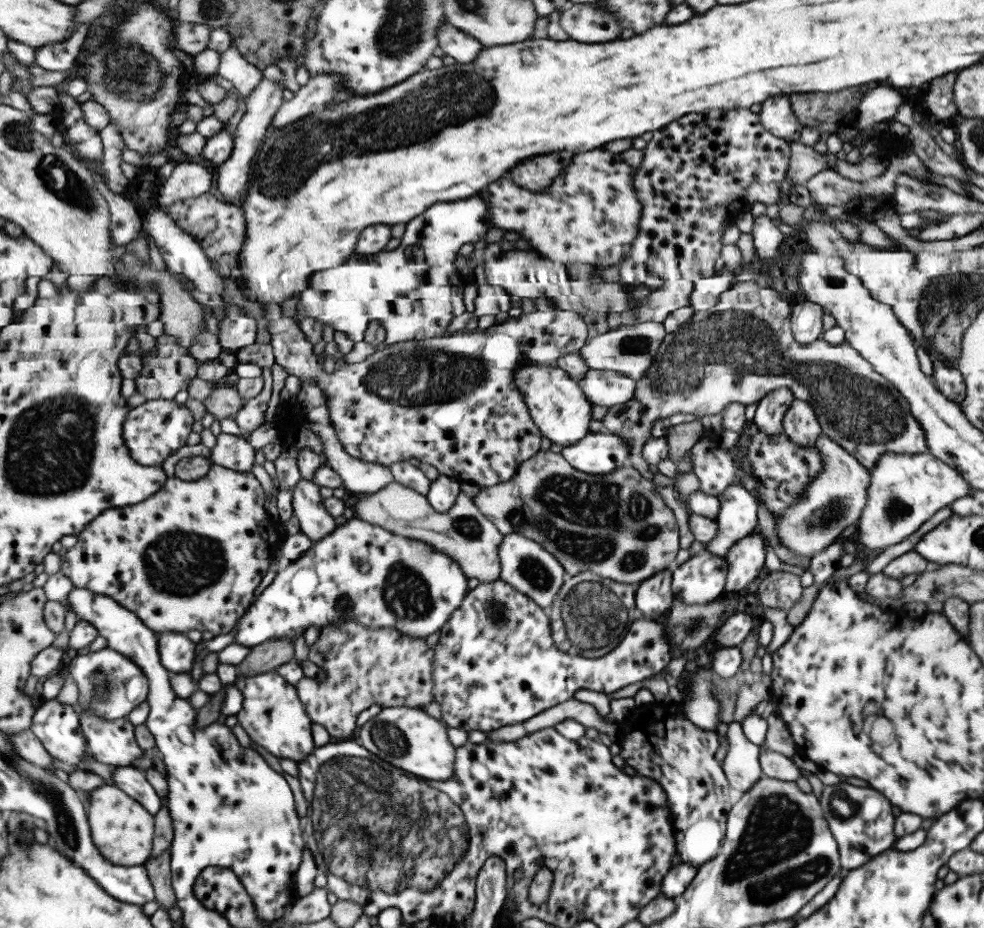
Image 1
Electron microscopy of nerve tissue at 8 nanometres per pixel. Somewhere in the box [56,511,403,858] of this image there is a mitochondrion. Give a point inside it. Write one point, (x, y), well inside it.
(180, 563)

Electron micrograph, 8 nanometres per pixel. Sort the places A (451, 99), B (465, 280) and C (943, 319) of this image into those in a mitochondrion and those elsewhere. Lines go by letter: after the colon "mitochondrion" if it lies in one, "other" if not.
A: mitochondrion
B: other
C: mitochondrion

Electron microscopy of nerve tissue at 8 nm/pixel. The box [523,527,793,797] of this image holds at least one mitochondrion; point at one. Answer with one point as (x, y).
(593, 615)

